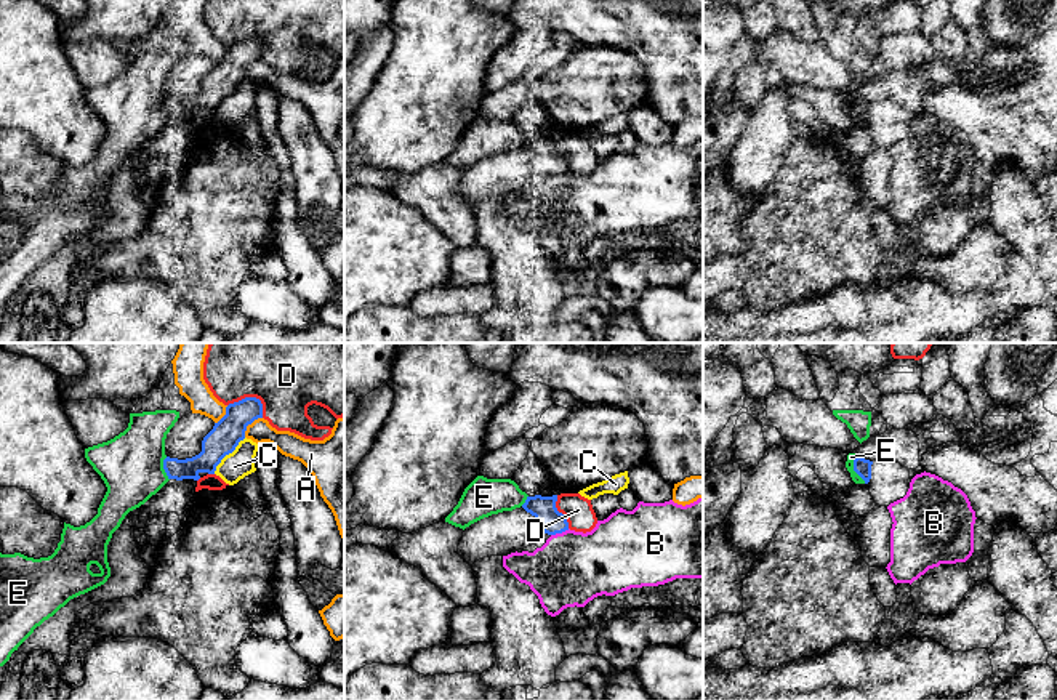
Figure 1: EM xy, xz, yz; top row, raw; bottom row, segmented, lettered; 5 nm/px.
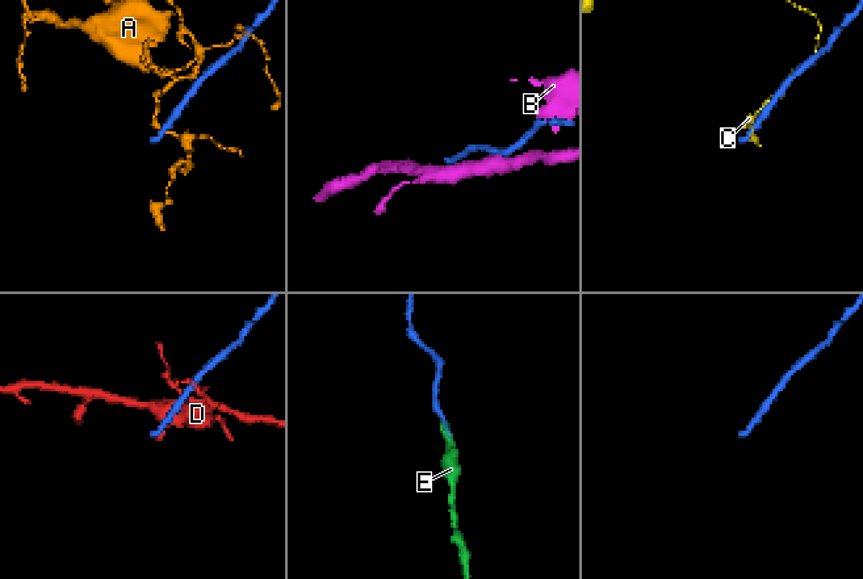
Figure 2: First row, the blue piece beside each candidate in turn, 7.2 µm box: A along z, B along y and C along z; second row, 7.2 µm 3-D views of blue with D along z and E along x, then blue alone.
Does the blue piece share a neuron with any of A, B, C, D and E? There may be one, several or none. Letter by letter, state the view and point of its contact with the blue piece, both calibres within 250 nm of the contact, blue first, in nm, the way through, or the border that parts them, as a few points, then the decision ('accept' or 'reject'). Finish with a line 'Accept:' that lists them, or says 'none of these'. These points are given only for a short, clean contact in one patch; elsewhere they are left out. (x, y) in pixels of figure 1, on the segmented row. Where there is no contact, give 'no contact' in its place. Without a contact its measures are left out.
A: meets blue in xy at (249, 423); 150 nm thick on the blue side, 120 nm on the other; reject
B: meets blue in xz at (559, 532); 120 nm thick on the blue side, 380 nm on the other; reject
C: meets blue in xy at (228, 454); 150 nm thick on the blue side, 140 nm on the other; reject
D: meets blue in xy at (252, 398); 150 nm thick on the blue side, 480 nm on the other; reject
E: meets blue in yz at (854, 470); 90 nm thick on the blue side, 50 nm on the other; reject
Accept: none of these

